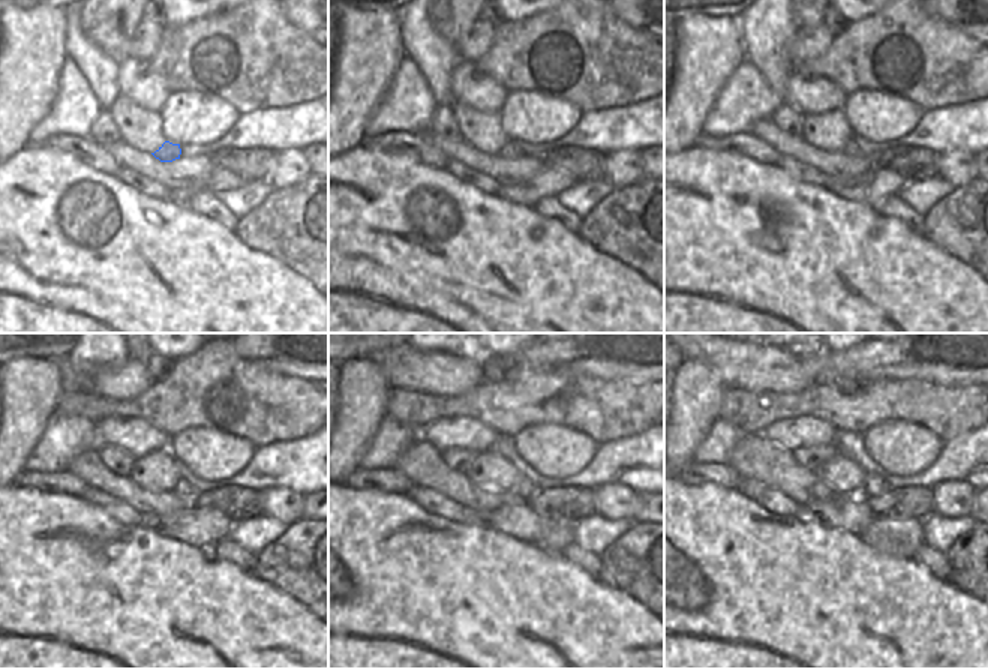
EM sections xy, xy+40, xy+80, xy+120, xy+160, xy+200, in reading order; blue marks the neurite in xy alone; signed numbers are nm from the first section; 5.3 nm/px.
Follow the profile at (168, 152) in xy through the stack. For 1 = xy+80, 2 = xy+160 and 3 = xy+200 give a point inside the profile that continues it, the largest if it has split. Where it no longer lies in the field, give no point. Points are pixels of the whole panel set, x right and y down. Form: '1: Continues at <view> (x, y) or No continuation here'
1: Continues at xy+80 (850, 149)
2: Continues at xy+160 (523, 491)
3: Continues at xy+200 (874, 485).

